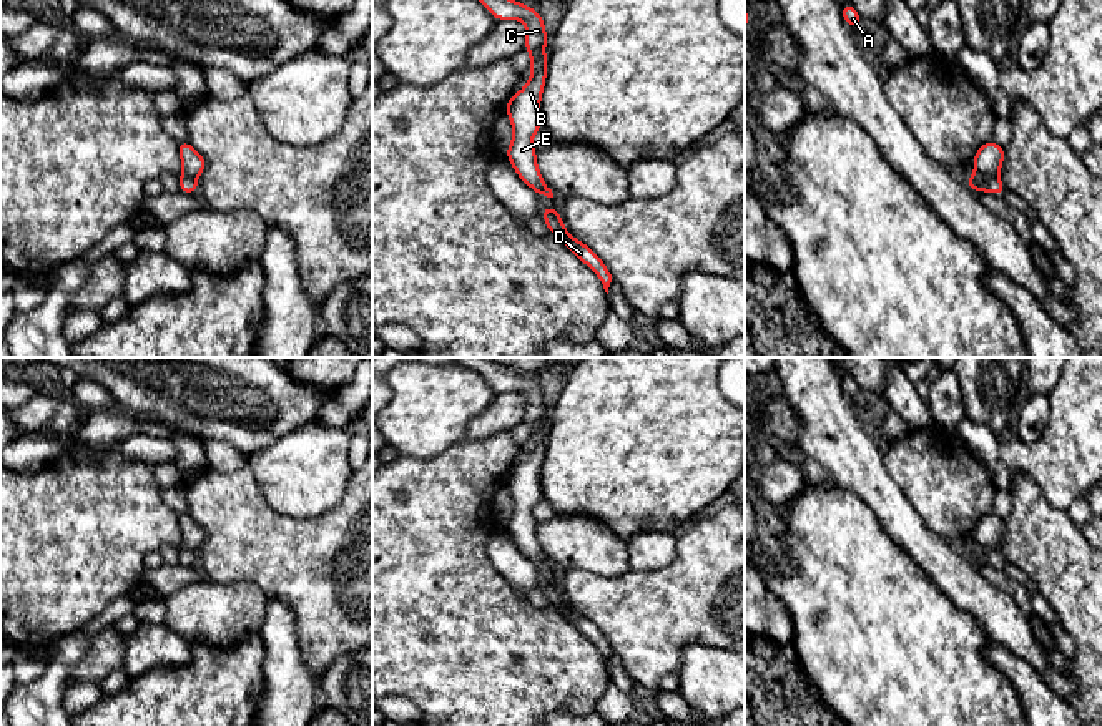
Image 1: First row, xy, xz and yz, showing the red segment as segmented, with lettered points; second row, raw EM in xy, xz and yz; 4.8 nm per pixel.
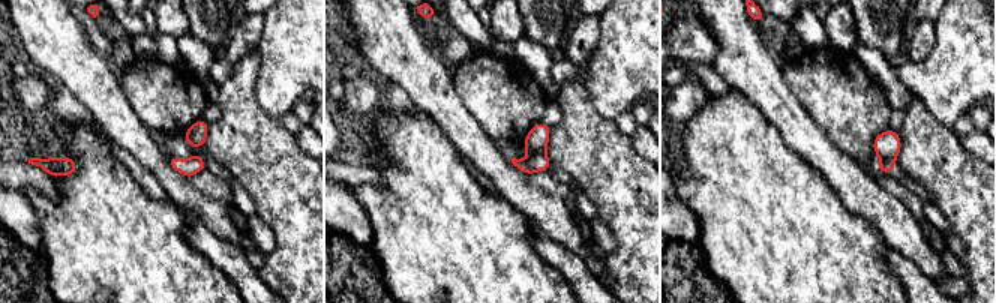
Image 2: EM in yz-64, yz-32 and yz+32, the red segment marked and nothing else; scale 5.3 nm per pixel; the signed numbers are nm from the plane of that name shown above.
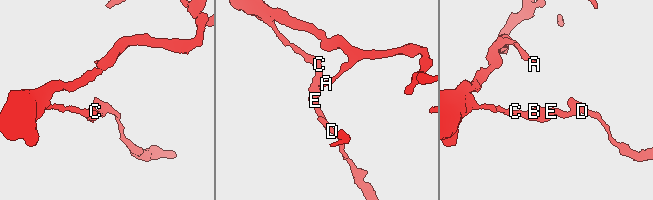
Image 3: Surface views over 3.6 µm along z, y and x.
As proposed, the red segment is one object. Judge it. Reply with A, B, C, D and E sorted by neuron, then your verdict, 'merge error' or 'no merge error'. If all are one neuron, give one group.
A B C E / D; merge error

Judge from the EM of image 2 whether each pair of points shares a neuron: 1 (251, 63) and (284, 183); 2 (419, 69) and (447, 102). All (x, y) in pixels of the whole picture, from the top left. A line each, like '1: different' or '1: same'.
1: same
2: same

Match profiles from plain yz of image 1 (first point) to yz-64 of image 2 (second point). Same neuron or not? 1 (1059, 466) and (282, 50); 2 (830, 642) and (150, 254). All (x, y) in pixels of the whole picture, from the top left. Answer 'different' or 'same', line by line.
1: same
2: same

